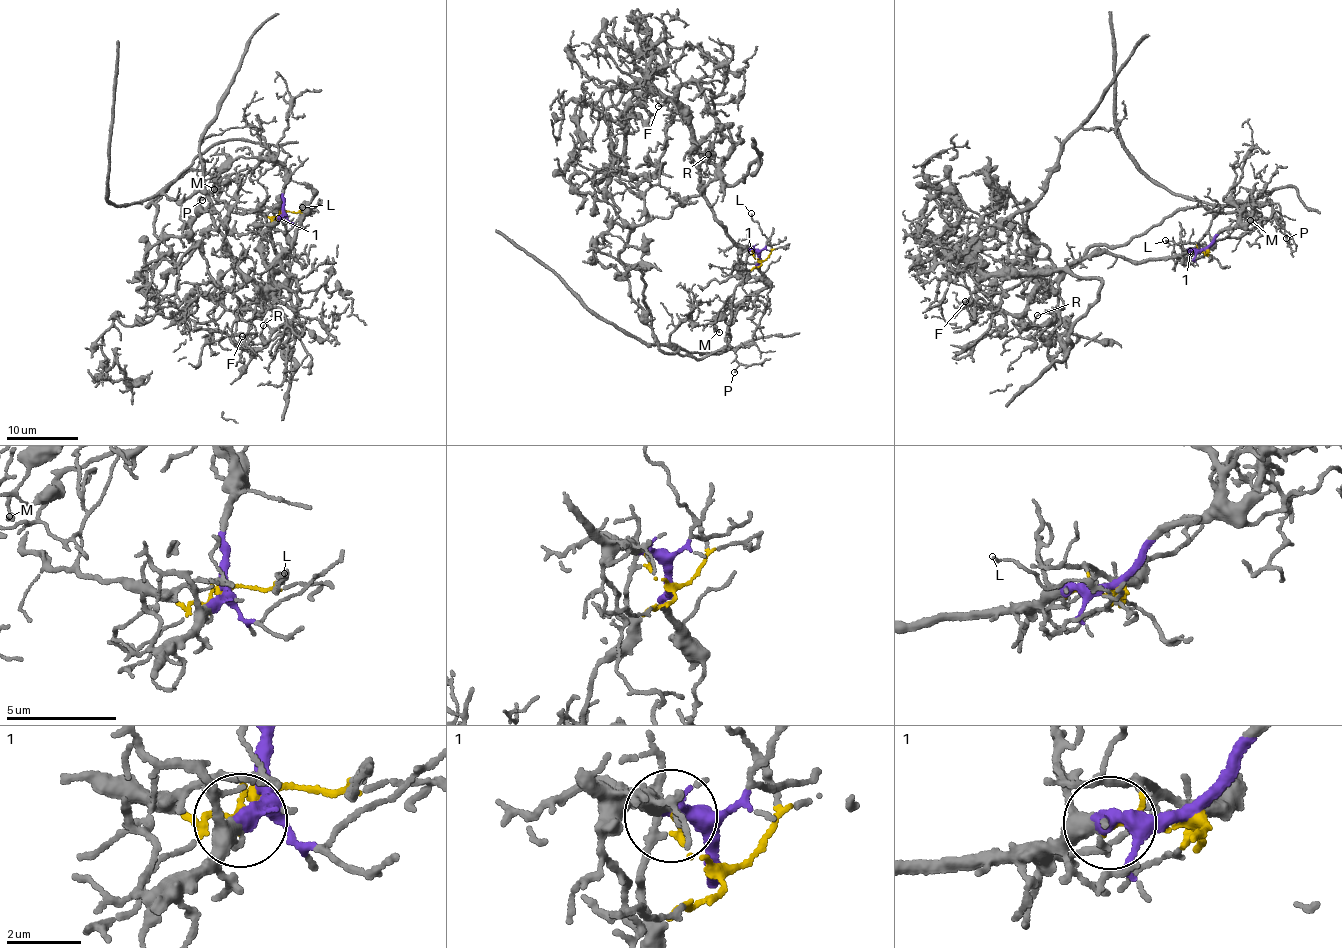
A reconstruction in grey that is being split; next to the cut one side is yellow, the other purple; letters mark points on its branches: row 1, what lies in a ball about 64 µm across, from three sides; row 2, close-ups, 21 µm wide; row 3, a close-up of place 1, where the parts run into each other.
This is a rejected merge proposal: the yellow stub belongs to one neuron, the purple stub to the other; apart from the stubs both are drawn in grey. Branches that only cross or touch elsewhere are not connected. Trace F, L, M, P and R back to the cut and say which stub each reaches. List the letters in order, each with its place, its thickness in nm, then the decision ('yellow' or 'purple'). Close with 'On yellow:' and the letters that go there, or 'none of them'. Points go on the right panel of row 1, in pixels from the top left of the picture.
F: at (965, 301); 110 nm thick; purple
L: at (1165, 240); 120 nm thick; yellow
M: at (1250, 220); 170 nm thick; purple
P: at (1286, 238); 110 nm thick; yellow
R: at (1037, 315); 130 nm thick; purple
On yellow: L, P

